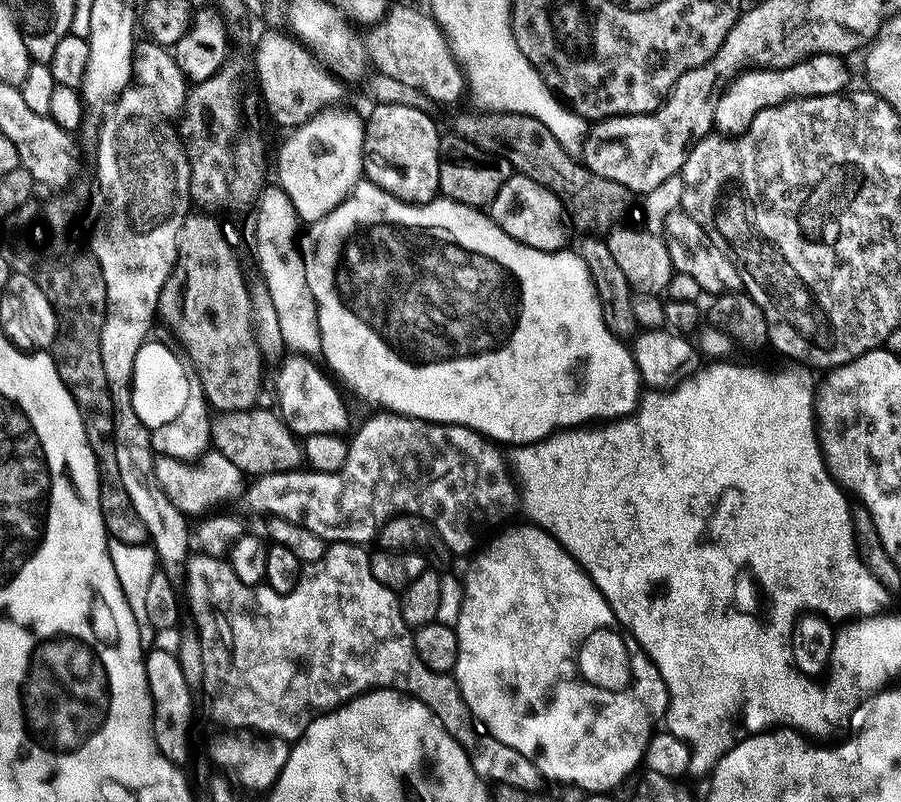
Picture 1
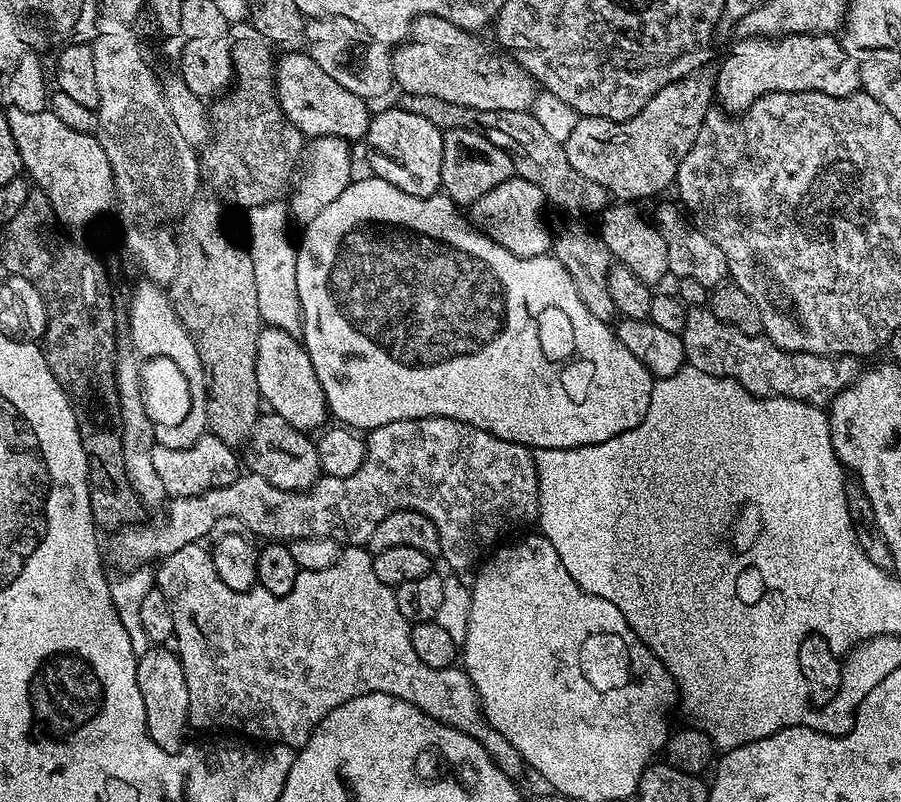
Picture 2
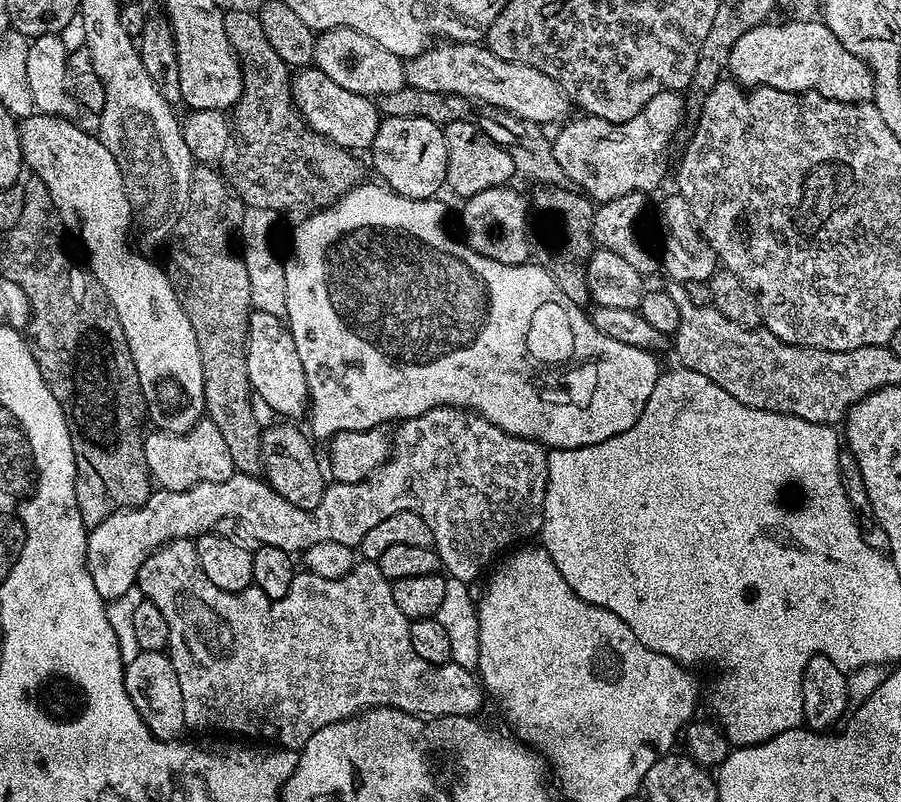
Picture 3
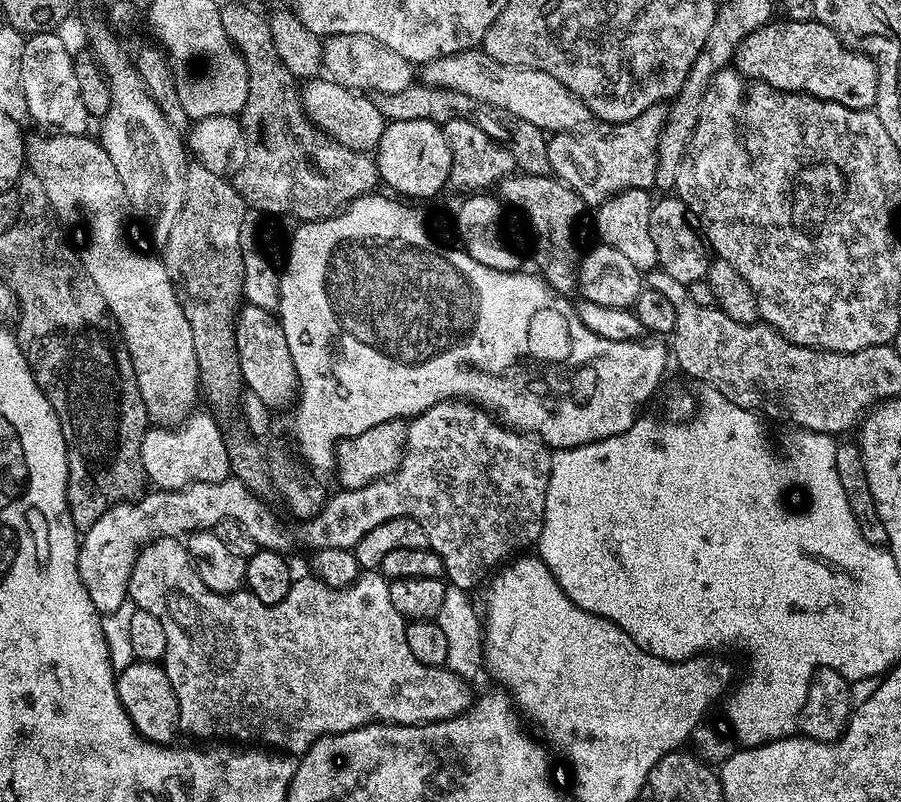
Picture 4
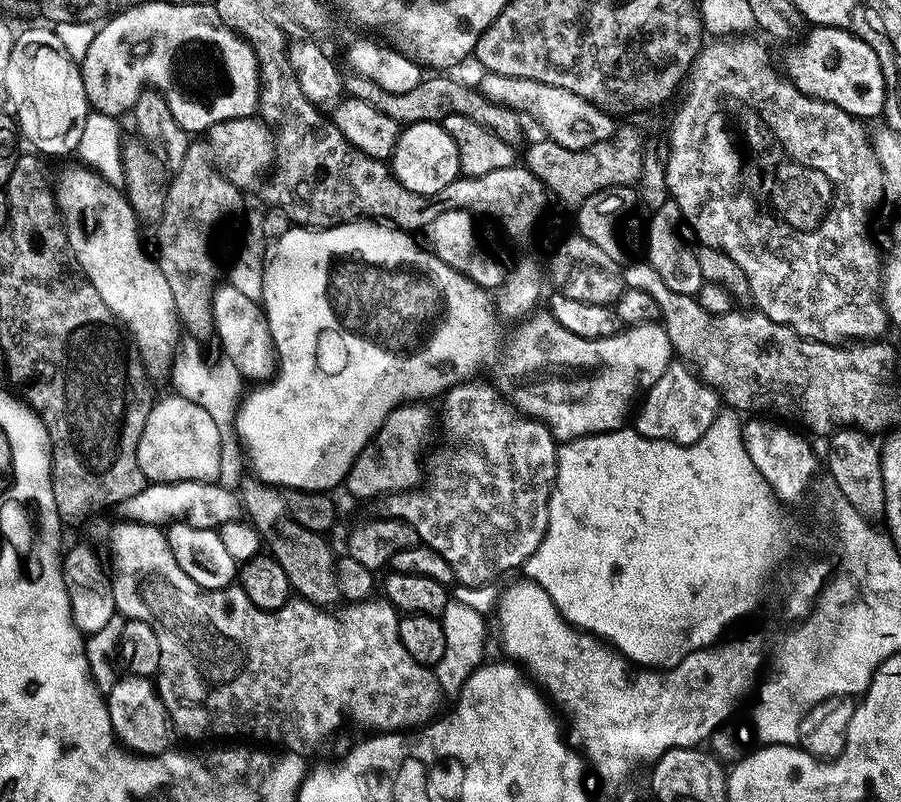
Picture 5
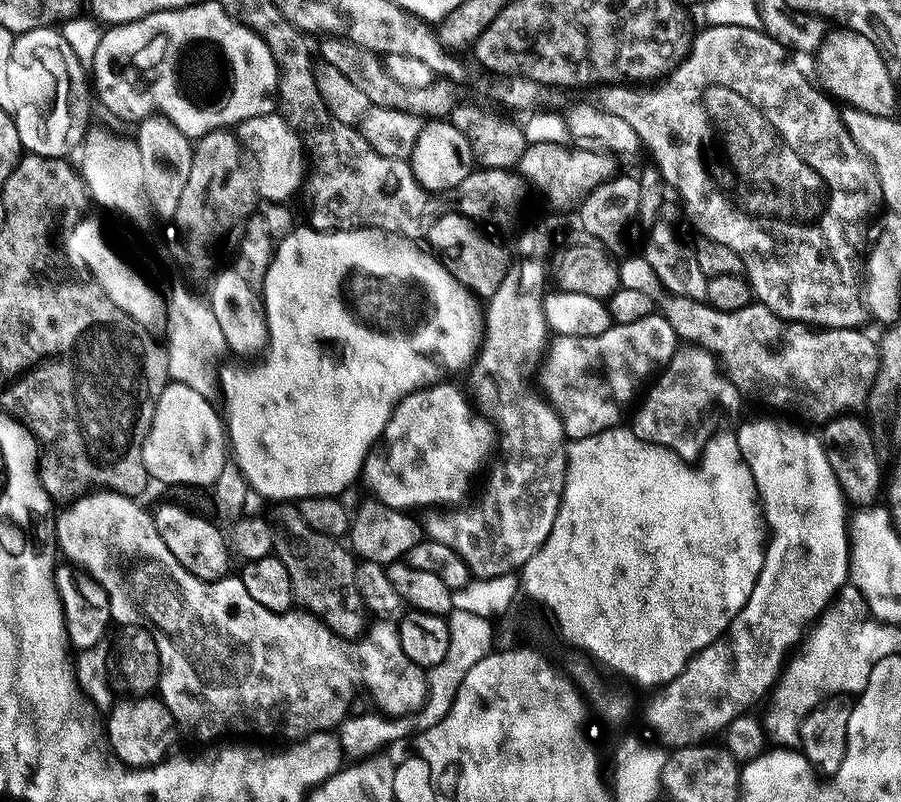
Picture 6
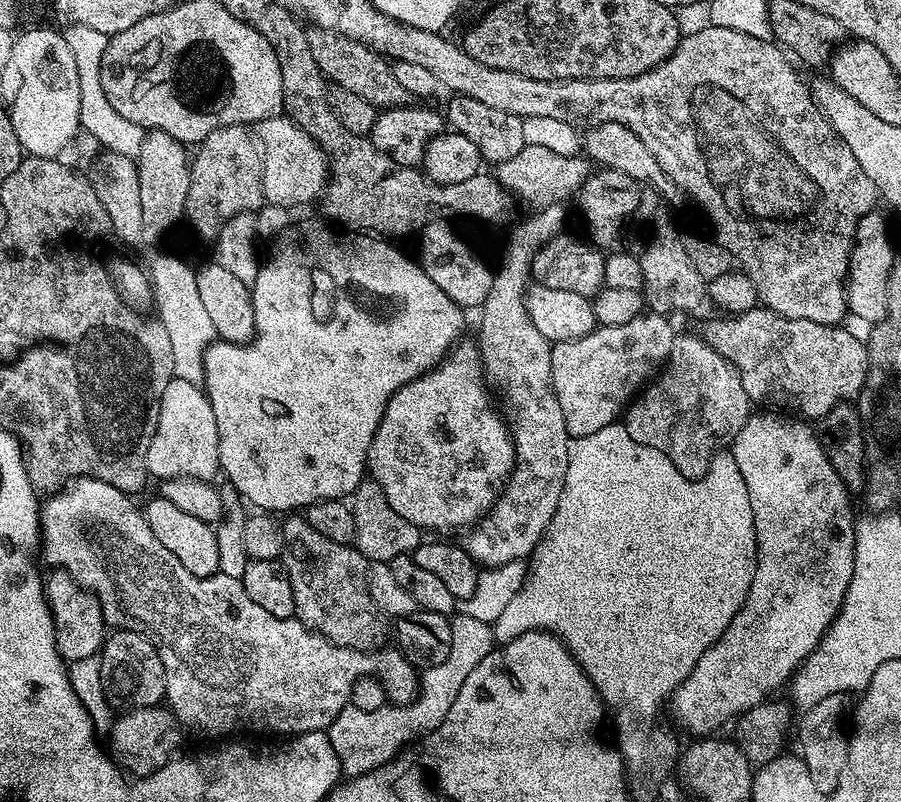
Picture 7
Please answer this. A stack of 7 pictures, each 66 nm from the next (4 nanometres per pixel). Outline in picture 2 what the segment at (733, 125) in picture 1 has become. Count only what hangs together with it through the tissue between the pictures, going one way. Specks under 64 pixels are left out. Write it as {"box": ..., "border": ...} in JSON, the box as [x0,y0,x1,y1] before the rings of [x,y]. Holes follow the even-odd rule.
{"box":[715,35,861,114],"border":[[[835,35],[740,38],[716,72],[715,99],[729,114],[745,112],[768,92],[821,92],[853,96],[861,91],[860,71]]]}

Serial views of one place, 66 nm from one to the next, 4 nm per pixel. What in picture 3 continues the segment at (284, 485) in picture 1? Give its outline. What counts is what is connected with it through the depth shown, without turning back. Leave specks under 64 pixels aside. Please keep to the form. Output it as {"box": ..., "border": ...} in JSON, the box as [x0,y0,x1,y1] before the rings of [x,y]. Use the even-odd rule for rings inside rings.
{"box":[86,408,548,602],"border":[[[435,408],[429,412],[423,412],[421,416],[412,416],[410,419],[403,421],[399,425],[400,428],[390,440],[390,455],[385,460],[384,465],[378,470],[371,472],[362,482],[354,482],[353,484],[329,483],[322,494],[322,502],[314,510],[307,512],[298,506],[294,506],[290,502],[286,502],[286,498],[282,498],[267,482],[255,476],[248,476],[244,472],[236,472],[230,478],[226,478],[226,482],[202,482],[198,486],[194,486],[186,491],[166,491],[158,488],[148,496],[148,500],[142,507],[123,508],[115,511],[114,514],[108,515],[106,519],[92,528],[87,538],[87,562],[86,566],[98,590],[99,596],[106,602],[111,602],[122,594],[131,591],[137,580],[142,565],[146,558],[152,555],[162,545],[168,544],[174,540],[185,540],[199,538],[205,534],[211,533],[215,529],[218,522],[222,522],[222,518],[238,518],[250,530],[253,541],[260,544],[269,544],[270,546],[278,546],[278,550],[286,550],[293,554],[303,553],[304,549],[318,542],[342,542],[342,546],[350,546],[355,549],[362,542],[362,538],[366,538],[366,533],[378,526],[378,522],[390,518],[390,514],[398,514],[399,512],[413,512],[418,514],[418,518],[422,518],[422,522],[426,522],[426,526],[430,526],[430,534],[432,535],[432,547],[440,556],[440,563],[446,569],[447,575],[453,580],[462,580],[465,582],[473,582],[480,575],[483,577],[489,571],[488,563],[495,558],[499,552],[507,553],[517,542],[528,542],[531,536],[535,537],[540,531],[540,527],[544,525],[544,499],[546,498],[546,490],[548,489],[548,452],[543,444],[535,440],[523,440],[521,436],[512,436],[496,424],[491,424],[486,417],[478,412],[471,411],[467,408]]]}

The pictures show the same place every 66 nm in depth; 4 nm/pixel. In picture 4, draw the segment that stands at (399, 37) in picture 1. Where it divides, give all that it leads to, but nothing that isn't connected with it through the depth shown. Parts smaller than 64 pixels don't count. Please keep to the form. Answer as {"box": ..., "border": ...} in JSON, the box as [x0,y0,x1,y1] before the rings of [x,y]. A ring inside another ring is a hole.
{"box":[422,50,594,134],"border":[[[482,50],[460,52],[456,56],[444,56],[441,60],[423,65],[422,72],[424,72],[423,83],[439,88],[458,90],[462,94],[470,94],[470,98],[474,98],[478,102],[489,104],[498,110],[506,110],[511,116],[526,118],[526,122],[534,122],[534,126],[538,126],[546,134],[580,134],[594,120],[591,110],[573,92],[566,90],[566,86],[562,86],[562,82],[558,82],[558,78],[553,78],[542,70],[506,66],[502,62],[494,62],[494,58],[490,58]]]}

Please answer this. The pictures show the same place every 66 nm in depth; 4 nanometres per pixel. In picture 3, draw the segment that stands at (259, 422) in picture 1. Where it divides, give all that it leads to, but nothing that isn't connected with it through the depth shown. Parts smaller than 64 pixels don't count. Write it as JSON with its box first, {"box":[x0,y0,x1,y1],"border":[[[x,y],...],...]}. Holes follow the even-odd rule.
{"box":[260,422,326,512],"border":[[[292,422],[276,423],[280,424],[273,428],[265,427],[260,433],[260,459],[266,482],[278,495],[286,498],[286,502],[307,512],[314,510],[322,502],[326,487],[326,472],[322,467],[321,457],[320,460],[316,457],[316,452],[312,449],[313,441],[305,429],[304,433],[302,429],[295,428],[292,425],[295,423]]]}

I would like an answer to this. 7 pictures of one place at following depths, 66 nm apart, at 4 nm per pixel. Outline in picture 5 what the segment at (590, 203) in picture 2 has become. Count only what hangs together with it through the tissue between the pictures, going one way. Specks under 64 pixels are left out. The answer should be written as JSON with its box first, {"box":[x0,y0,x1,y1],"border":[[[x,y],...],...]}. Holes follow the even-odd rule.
{"box":[366,74,525,146],"border":[[[432,74],[429,76],[432,77],[429,80],[428,77],[421,79],[420,84],[414,86],[414,90],[406,90],[406,94],[394,94],[375,86],[369,87],[366,99],[379,112],[386,114],[401,126],[417,124],[418,122],[442,122],[448,116],[465,116],[478,122],[478,126],[486,126],[486,130],[498,134],[498,138],[502,138],[502,142],[513,146],[525,143],[524,136],[520,133],[519,126],[516,125],[517,113],[513,112],[511,108],[503,108],[501,104],[490,102],[486,97],[480,95],[479,87],[472,85],[471,88],[470,85],[455,80],[452,74]]]}

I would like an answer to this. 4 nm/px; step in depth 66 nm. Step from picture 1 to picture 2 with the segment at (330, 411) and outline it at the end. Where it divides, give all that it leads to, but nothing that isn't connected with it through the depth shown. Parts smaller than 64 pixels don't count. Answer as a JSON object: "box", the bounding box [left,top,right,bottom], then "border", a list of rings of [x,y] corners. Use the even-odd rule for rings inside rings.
{"box":[256,327,330,434],"border":[[[261,327],[258,334],[256,369],[258,370],[258,390],[261,401],[267,407],[269,404],[272,407],[269,409],[275,415],[286,418],[290,426],[309,434],[325,427],[330,416],[328,403],[322,394],[318,374],[314,374],[310,354],[293,333],[281,328]]]}

